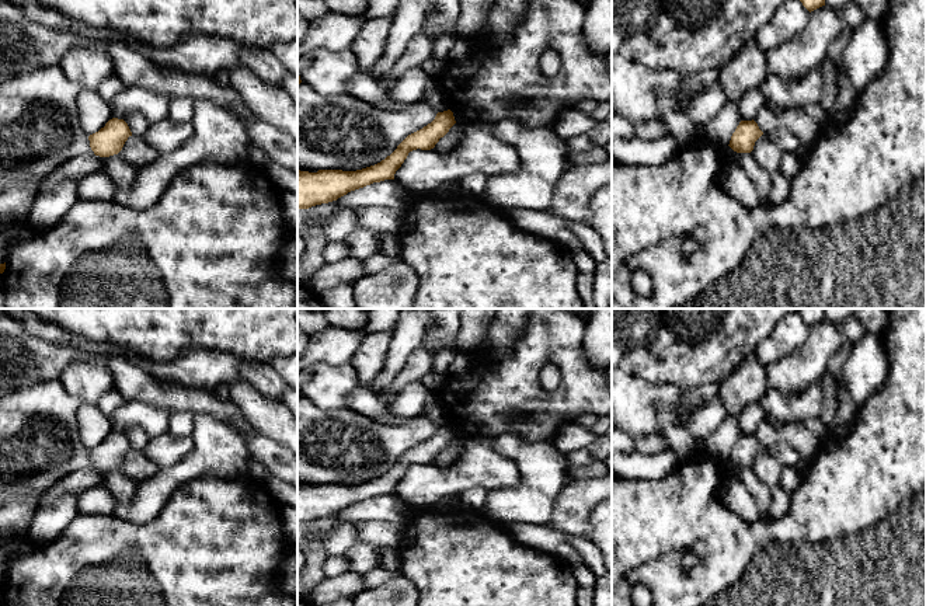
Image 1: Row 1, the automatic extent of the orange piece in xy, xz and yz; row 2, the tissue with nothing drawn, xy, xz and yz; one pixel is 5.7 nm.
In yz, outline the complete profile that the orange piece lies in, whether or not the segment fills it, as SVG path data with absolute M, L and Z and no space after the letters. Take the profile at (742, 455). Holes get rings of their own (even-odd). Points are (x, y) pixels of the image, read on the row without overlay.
M741 435L731 450L730 462L737 467L751 467L755 456L763 449L758 438L752 435Z

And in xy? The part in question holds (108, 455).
M112 432L104 442L88 450L90 462L95 470L109 471L118 469L132 446L123 433Z

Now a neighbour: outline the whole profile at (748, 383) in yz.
M755 354L749 355L727 379L717 384L725 415L735 418L748 404L759 401L770 389L766 366L759 362Z

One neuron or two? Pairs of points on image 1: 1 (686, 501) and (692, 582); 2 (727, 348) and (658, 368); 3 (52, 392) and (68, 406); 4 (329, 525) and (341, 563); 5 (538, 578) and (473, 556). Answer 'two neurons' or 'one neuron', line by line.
1: one neuron
2: one neuron
3: one neuron
4: two neurons
5: one neuron

